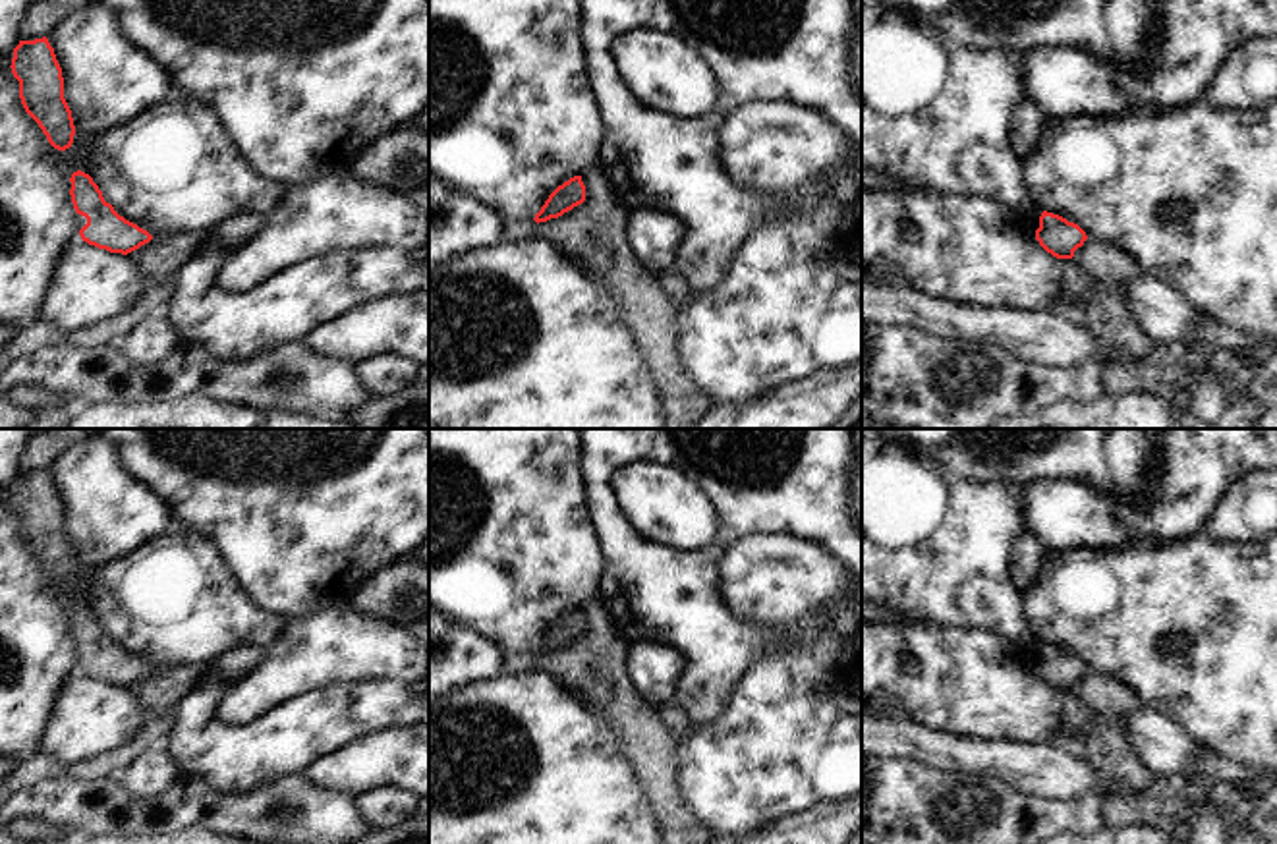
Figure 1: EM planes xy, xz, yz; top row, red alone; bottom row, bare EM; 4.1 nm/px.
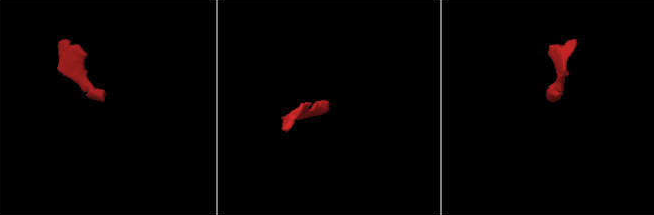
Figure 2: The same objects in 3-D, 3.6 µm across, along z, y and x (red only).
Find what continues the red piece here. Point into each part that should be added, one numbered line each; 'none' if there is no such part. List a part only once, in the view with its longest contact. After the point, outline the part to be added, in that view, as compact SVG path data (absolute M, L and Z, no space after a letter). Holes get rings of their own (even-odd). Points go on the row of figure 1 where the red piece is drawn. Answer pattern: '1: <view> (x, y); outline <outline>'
none

